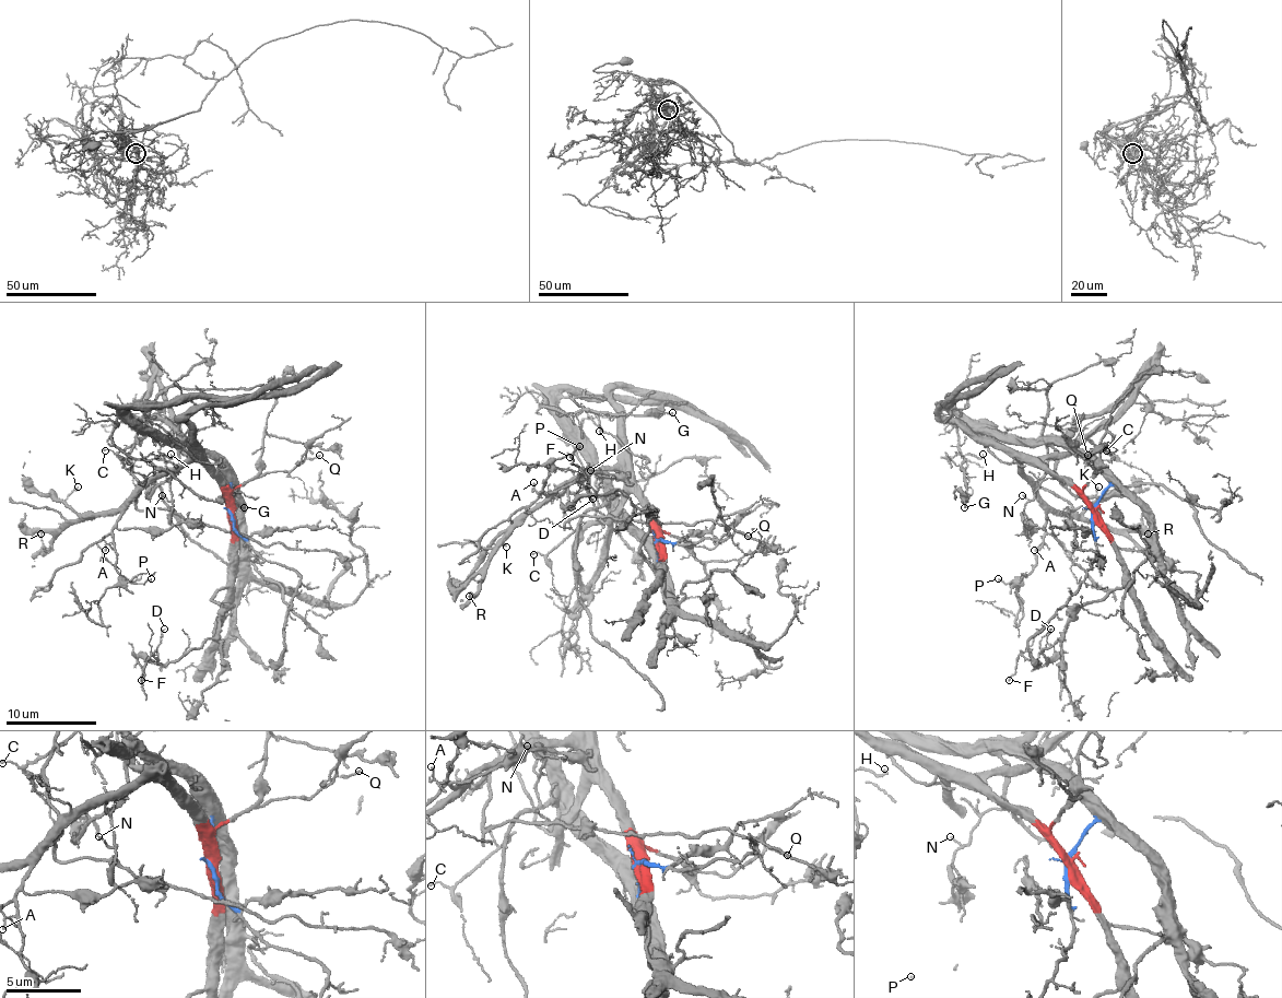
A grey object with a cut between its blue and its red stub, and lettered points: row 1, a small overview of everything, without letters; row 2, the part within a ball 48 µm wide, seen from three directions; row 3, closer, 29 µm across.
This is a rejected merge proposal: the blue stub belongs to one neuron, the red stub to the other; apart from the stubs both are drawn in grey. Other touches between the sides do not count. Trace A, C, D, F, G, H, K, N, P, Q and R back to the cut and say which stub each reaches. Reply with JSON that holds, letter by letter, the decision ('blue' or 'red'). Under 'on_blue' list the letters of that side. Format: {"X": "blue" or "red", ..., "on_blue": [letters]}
{"A": "red", "C": "blue", "D": "red", "F": "red", "G": "blue", "H": "blue", "K": "red", "N": "blue", "P": "red", "Q": "red", "R": "red", "on_blue": ["C", "G", "H", "N"]}

